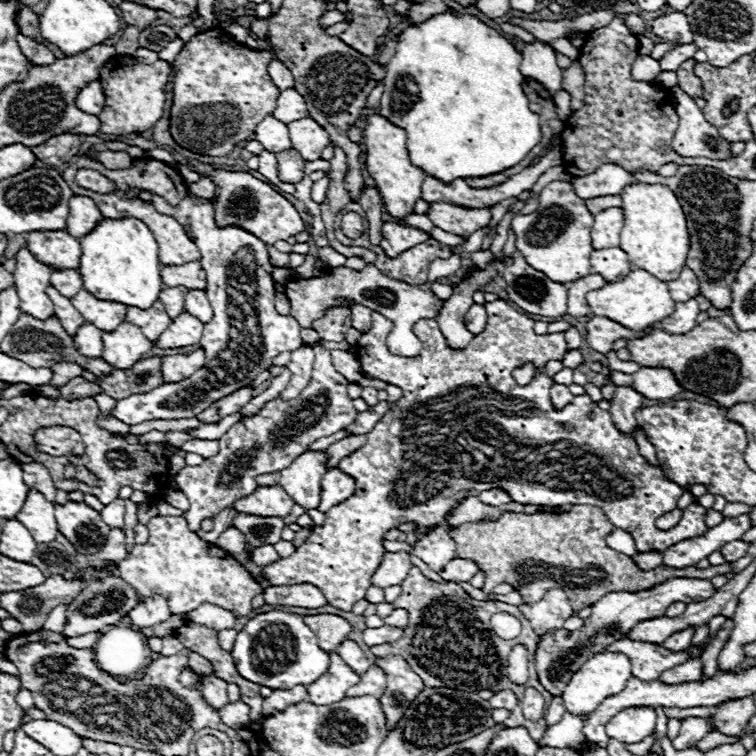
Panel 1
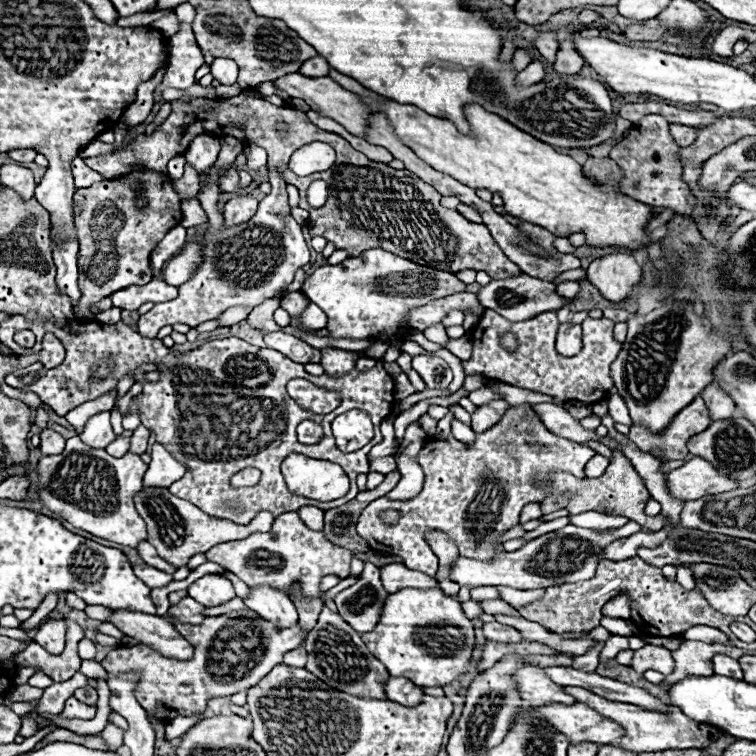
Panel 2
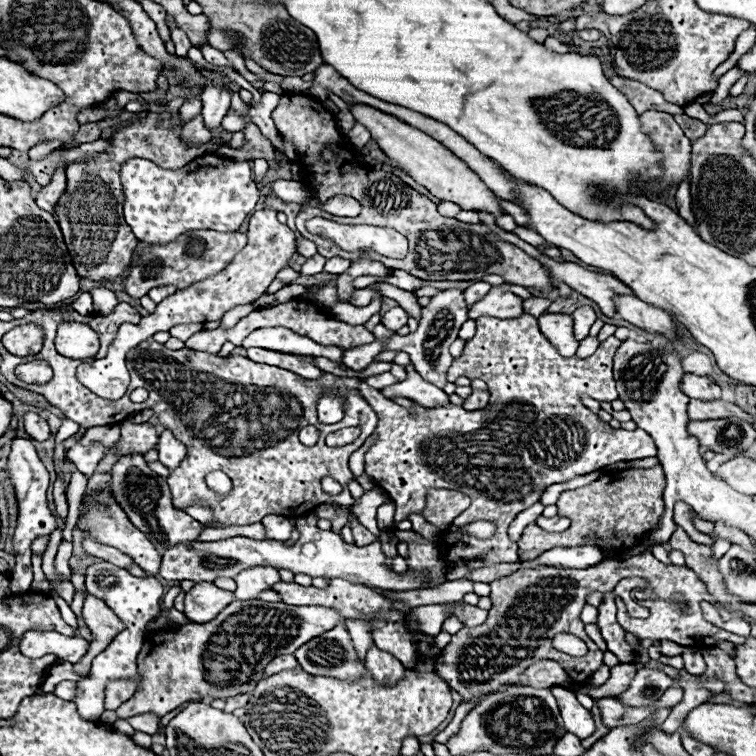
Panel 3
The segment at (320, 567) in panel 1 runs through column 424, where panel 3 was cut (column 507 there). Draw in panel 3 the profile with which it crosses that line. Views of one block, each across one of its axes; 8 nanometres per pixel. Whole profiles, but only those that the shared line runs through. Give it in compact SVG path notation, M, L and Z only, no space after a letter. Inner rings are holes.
M522 314L512 320L498 320L490 316L482 316L476 320L476 336L466 342L462 356L454 358L450 368L464 368L464 376L480 376L490 386L490 402L486 408L468 412L462 406L436 406L424 412L422 406L412 406L412 412L398 406L396 402L384 398L380 390L368 386L366 382L358 382L358 390L362 398L372 406L378 414L378 424L374 428L374 444L364 456L366 474L374 478L374 482L390 494L396 504L394 522L402 522L410 512L420 514L424 508L424 496L428 488L452 488L468 494L472 504L460 518L456 518L448 530L438 536L438 550L446 566L466 566L466 562L480 558L486 564L494 566L500 562L518 562L518 545L508 538L508 524L516 518L518 512L532 506L540 500L542 492L550 484L566 482L574 476L584 476L604 466L616 462L630 462L656 456L656 444L644 430L622 430L612 428L608 422L600 420L588 408L582 408L580 394L585 394L598 401L612 402L618 398L614 378L612 378L612 358L622 344L618 338L610 336L594 352L590 358L564 358L560 352L548 342L548 338L538 330L538 320L530 314ZM478 466L500 468L504 472L472 472ZM486 520L496 524L496 532L492 538L464 538L462 528L476 522Z

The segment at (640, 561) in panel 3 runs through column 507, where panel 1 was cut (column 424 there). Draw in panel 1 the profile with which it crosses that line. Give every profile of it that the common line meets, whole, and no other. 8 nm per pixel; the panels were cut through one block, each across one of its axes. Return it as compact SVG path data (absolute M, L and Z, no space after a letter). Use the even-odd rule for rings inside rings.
M416 566L410 570L408 578L402 582L402 596L400 596L398 600L394 600L392 606L394 606L394 608L406 608L408 614L410 614L410 622L408 622L406 632L404 632L404 636L402 636L400 640L396 640L396 642L392 642L392 644L380 644L380 646L372 646L372 648L370 648L376 658L388 656L388 654L404 656L404 660L408 660L410 668L424 680L424 686L428 686L428 688L454 688L454 690L476 692L476 694L480 694L482 698L488 698L488 700L490 700L496 692L510 688L510 690L518 696L518 706L510 712L510 718L508 718L508 722L504 722L504 724L508 724L508 728L510 728L510 726L526 726L528 732L532 734L532 738L534 738L536 742L542 740L544 732L548 730L548 724L546 724L544 720L536 720L536 722L534 722L534 720L526 720L526 718L522 716L522 696L524 696L524 690L526 690L528 686L536 688L536 690L542 694L542 698L546 700L546 704L550 704L550 700L552 700L554 696L552 696L550 692L546 692L546 690L542 688L542 684L538 682L536 668L534 668L534 652L536 652L536 648L538 648L538 644L540 644L540 636L534 634L530 622L524 618L524 614L518 610L518 606L512 606L512 604L506 604L506 602L498 602L498 600L488 600L488 602L474 600L472 596L466 594L466 590L464 590L462 586L458 586L458 584L454 584L454 582L436 584L436 582L428 580ZM496 612L508 612L508 614L518 616L520 622L522 622L522 634L520 634L518 638L514 638L514 640L502 640L500 636L496 636L494 630L492 630L492 626L490 626L490 616L496 614ZM518 642L526 644L526 648L528 648L530 680L528 680L526 684L512 684L512 682L508 680L508 676L506 676L508 654L510 654L510 650L514 648L514 644L518 644Z

